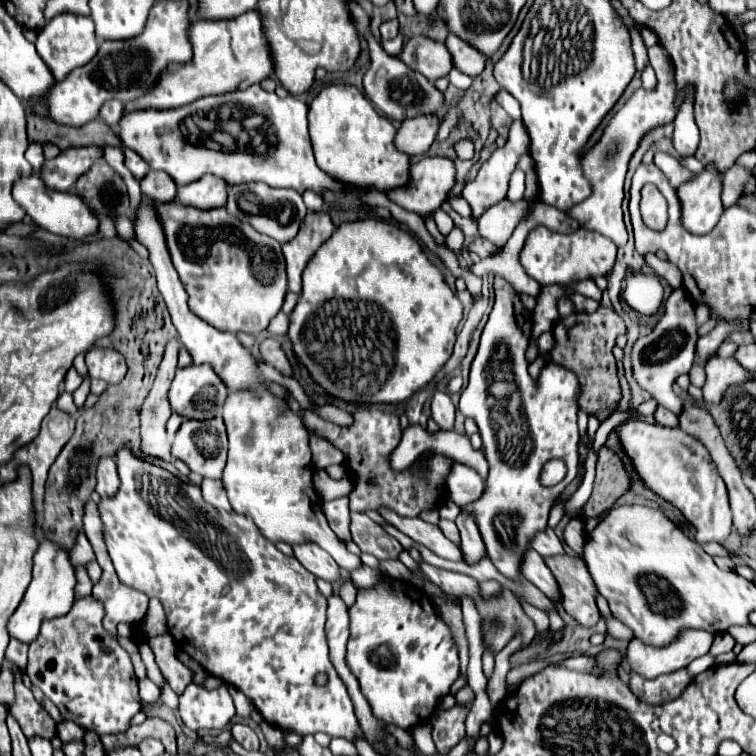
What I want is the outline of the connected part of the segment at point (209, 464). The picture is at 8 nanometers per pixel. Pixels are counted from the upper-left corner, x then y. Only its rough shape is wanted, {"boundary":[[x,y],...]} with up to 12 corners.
{"boundary":[[221,417],[183,421],[173,457],[219,479],[227,463]]}

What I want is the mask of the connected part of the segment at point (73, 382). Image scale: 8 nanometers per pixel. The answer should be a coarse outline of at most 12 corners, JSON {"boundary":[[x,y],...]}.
{"boundary":[[73,366],[64,383],[71,394],[81,385],[82,379]]}

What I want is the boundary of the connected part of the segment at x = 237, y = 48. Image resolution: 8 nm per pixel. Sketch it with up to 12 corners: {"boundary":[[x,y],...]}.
{"boundary":[[257,11],[193,21],[171,63],[125,113],[175,109],[273,75]]}

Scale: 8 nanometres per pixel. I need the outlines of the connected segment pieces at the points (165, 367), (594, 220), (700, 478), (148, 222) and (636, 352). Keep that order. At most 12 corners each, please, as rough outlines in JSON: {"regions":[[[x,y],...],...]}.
{"regions":[[[169,341],[153,389],[141,407],[141,449],[171,459],[167,389],[179,341]],[[649,47],[653,91],[637,89],[581,157],[591,195],[567,211],[627,243],[623,181],[641,139],[675,119],[675,69]],[[627,423],[625,453],[649,489],[697,529],[733,527],[707,447],[679,427]],[[151,199],[137,211],[159,291],[195,365],[261,393],[253,355],[187,307]],[[683,287],[633,347],[633,375],[683,413],[671,385],[695,361],[699,325]]]}

